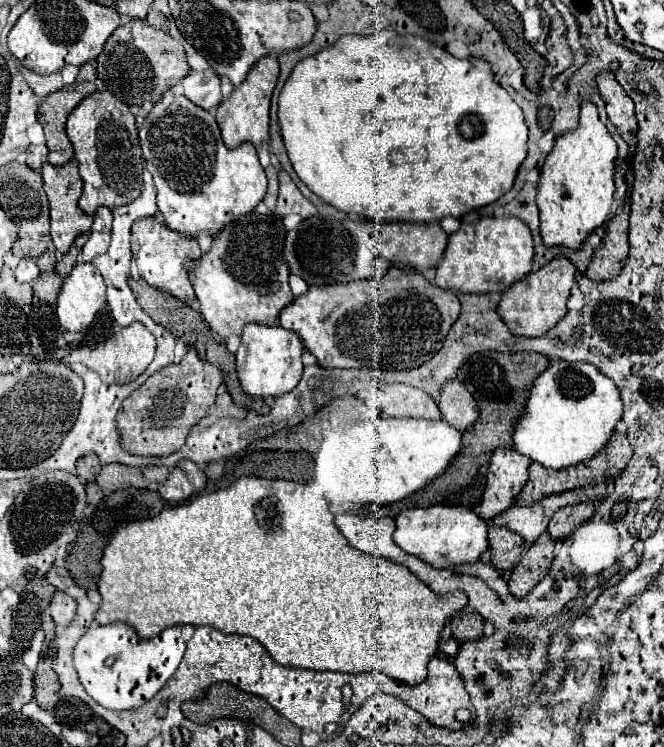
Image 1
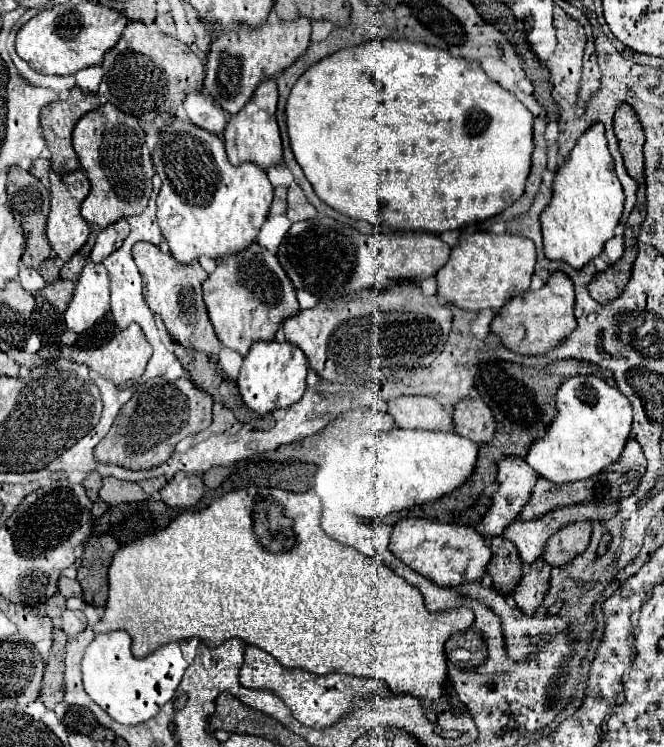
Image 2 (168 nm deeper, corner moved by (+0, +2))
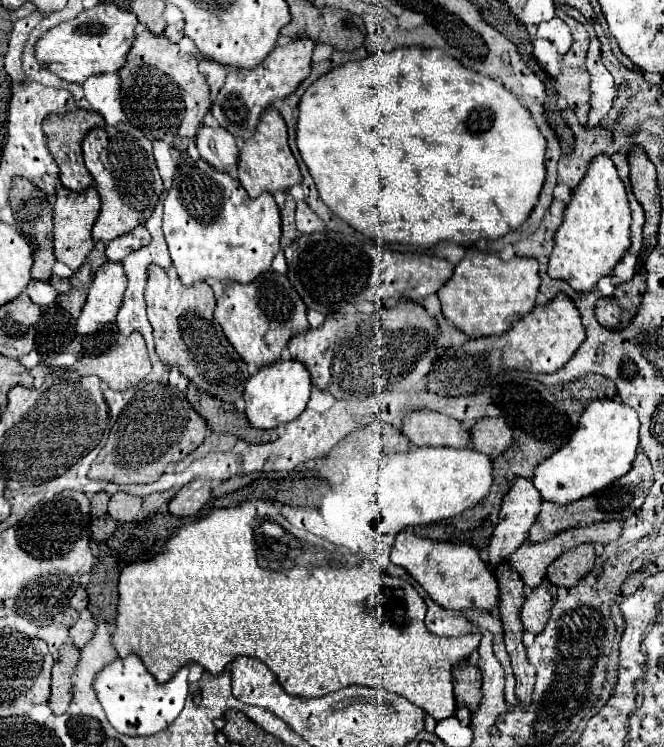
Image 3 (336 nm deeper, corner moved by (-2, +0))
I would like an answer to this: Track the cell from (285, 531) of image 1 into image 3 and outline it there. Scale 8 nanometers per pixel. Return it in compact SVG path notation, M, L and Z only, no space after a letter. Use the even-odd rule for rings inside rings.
M254 499L246 501L238 507L228 507L228 509L214 509L208 517L182 525L180 531L166 541L164 551L158 553L154 559L148 561L136 561L130 563L122 569L120 579L118 579L118 615L116 615L116 631L112 633L112 643L118 651L120 657L128 653L136 653L146 669L160 681L168 681L176 669L182 665L196 661L200 663L206 671L210 673L220 673L234 657L238 655L248 655L248 657L258 657L262 659L270 671L276 673L280 685L290 693L298 697L322 697L330 691L338 691L342 687L350 685L368 685L374 689L388 689L394 691L402 697L406 697L410 703L418 705L422 711L432 715L436 721L452 717L456 711L456 697L454 697L454 687L452 687L452 665L464 657L468 657L480 643L480 631L470 631L458 637L440 637L434 635L426 629L424 625L424 601L418 595L418 591L404 579L390 577L386 573L360 573L352 569L352 551L342 549L334 543L328 543L326 539L316 539L316 535L296 529L280 511L280 505L274 501L264 501L264 499Z

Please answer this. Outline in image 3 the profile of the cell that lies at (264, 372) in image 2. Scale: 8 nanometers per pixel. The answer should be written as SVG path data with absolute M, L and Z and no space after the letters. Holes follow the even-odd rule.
M278 359L276 363L260 367L244 387L244 399L246 399L246 417L252 423L252 427L258 429L274 429L282 423L288 423L296 419L310 399L312 383L308 371L296 361L296 359Z

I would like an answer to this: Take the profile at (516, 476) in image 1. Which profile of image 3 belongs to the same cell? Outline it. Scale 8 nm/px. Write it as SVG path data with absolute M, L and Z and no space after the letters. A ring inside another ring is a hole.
M516 477L512 487L508 489L508 493L502 499L502 507L500 507L500 515L498 515L498 525L494 527L494 533L490 537L490 563L498 565L500 561L508 561L508 557L512 555L512 551L516 551L516 547L520 547L522 541L526 541L528 537L528 527L534 523L538 511L540 511L540 491L534 487L534 483L528 477Z

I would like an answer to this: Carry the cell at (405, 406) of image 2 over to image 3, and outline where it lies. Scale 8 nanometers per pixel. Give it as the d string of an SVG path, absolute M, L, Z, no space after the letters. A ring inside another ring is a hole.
M430 409L408 411L402 419L402 433L414 445L466 447L470 443L470 433L462 429L460 421Z

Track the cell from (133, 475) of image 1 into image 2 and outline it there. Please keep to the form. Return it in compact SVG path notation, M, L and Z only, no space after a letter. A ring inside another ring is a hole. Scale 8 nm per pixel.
M108 477L108 479L104 479L104 487L100 489L100 499L114 507L120 503L146 501L148 495L140 487L140 483L126 483L126 481L118 481L114 477Z

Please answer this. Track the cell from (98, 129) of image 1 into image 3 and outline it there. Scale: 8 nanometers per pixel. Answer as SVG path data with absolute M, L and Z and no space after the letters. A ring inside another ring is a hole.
M126 121L114 127L94 127L82 141L82 153L102 203L100 215L92 229L92 237L100 241L112 241L142 225L146 213L152 213L154 205L158 203L158 195L164 191L152 157L150 139L138 127Z

